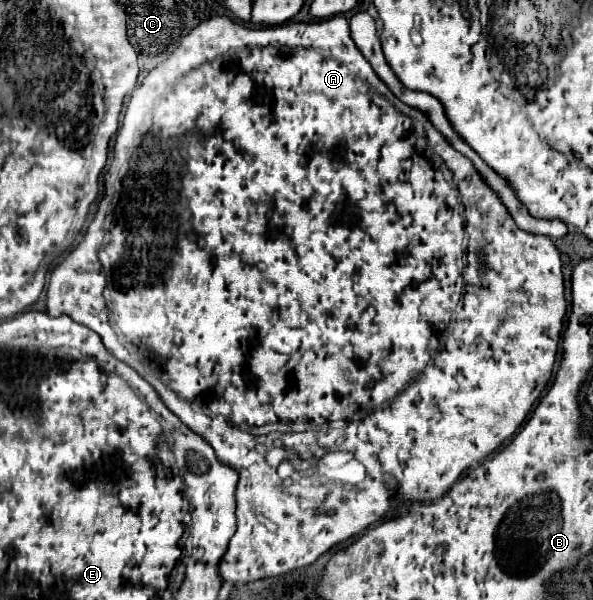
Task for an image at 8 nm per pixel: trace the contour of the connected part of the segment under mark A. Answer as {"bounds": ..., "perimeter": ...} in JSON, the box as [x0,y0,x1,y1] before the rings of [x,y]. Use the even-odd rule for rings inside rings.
{"bounds":[47,16,567,584],"perimeter":[[[213,16],[209,20],[203,20],[199,26],[195,26],[177,46],[177,50],[157,64],[145,80],[131,92],[131,98],[127,102],[125,118],[121,124],[121,130],[115,136],[115,146],[113,146],[113,162],[109,170],[103,176],[103,196],[97,202],[97,212],[83,234],[83,240],[53,268],[49,288],[47,288],[47,314],[49,316],[61,316],[67,314],[71,320],[89,326],[95,330],[101,338],[103,344],[109,348],[109,352],[129,364],[143,380],[147,380],[155,392],[161,396],[165,406],[183,422],[187,424],[195,434],[199,434],[211,448],[215,450],[215,456],[221,464],[231,466],[233,470],[239,472],[239,486],[237,486],[237,530],[229,540],[227,552],[223,554],[223,560],[219,562],[219,574],[225,582],[231,584],[247,584],[253,580],[269,578],[269,576],[283,576],[287,572],[305,568],[313,564],[321,554],[337,546],[339,542],[345,542],[353,538],[355,534],[367,530],[371,524],[379,522],[385,518],[385,514],[393,508],[397,508],[399,502],[403,504],[415,504],[415,502],[427,502],[441,498],[445,490],[451,488],[451,484],[473,464],[481,462],[483,458],[491,456],[497,446],[501,446],[507,438],[515,434],[515,430],[521,426],[521,422],[527,418],[529,410],[545,390],[545,386],[551,380],[553,374],[553,364],[557,358],[557,346],[561,340],[563,332],[563,320],[567,314],[567,300],[565,300],[565,284],[563,284],[563,274],[561,274],[561,258],[559,250],[555,248],[553,240],[547,240],[547,236],[531,236],[529,232],[523,232],[521,228],[515,228],[515,220],[507,216],[507,208],[499,204],[499,196],[479,180],[479,172],[471,168],[471,160],[465,156],[459,156],[447,140],[443,140],[443,134],[431,126],[425,114],[421,114],[415,108],[409,108],[401,100],[397,100],[397,110],[395,106],[385,100],[385,98],[395,98],[391,96],[391,90],[375,76],[363,54],[359,54],[355,42],[349,36],[349,22],[345,16],[333,16],[323,22],[289,22],[281,26],[267,26],[267,28],[247,28],[241,22],[235,22],[229,16]],[[305,432],[311,438],[317,438],[317,444],[321,440],[321,458],[307,466],[305,464]],[[288,460],[295,468],[295,475],[290,476],[287,484],[297,484],[299,490],[307,486],[307,492],[315,488],[315,496],[297,496],[297,494],[287,494],[283,490],[283,484],[279,476],[275,474],[275,468],[281,462]]]}

